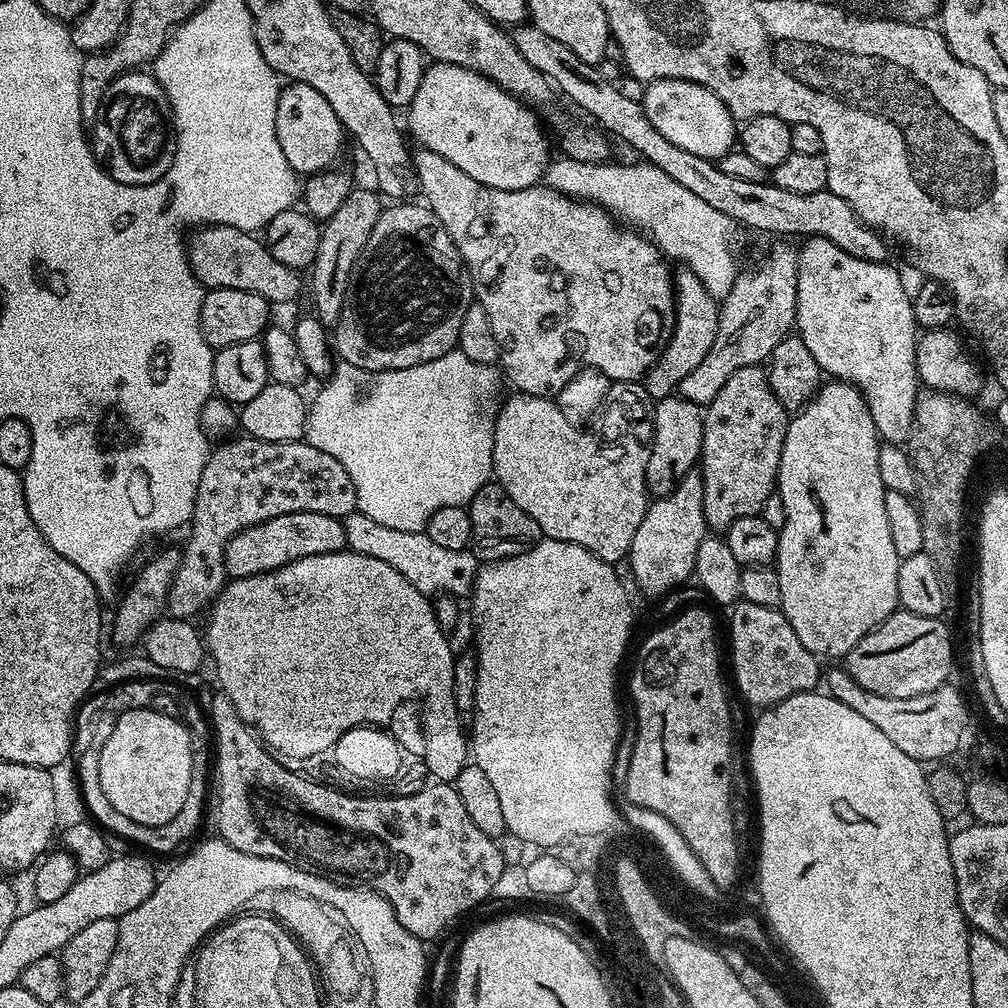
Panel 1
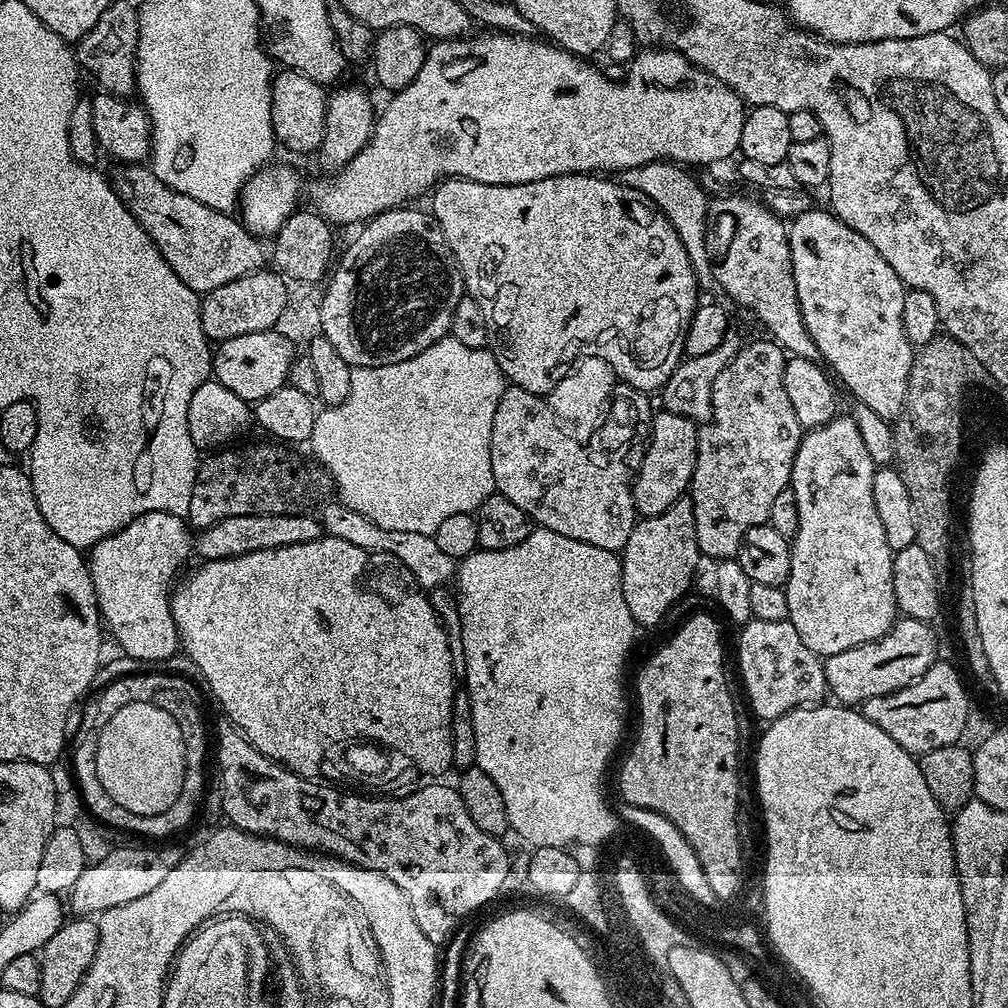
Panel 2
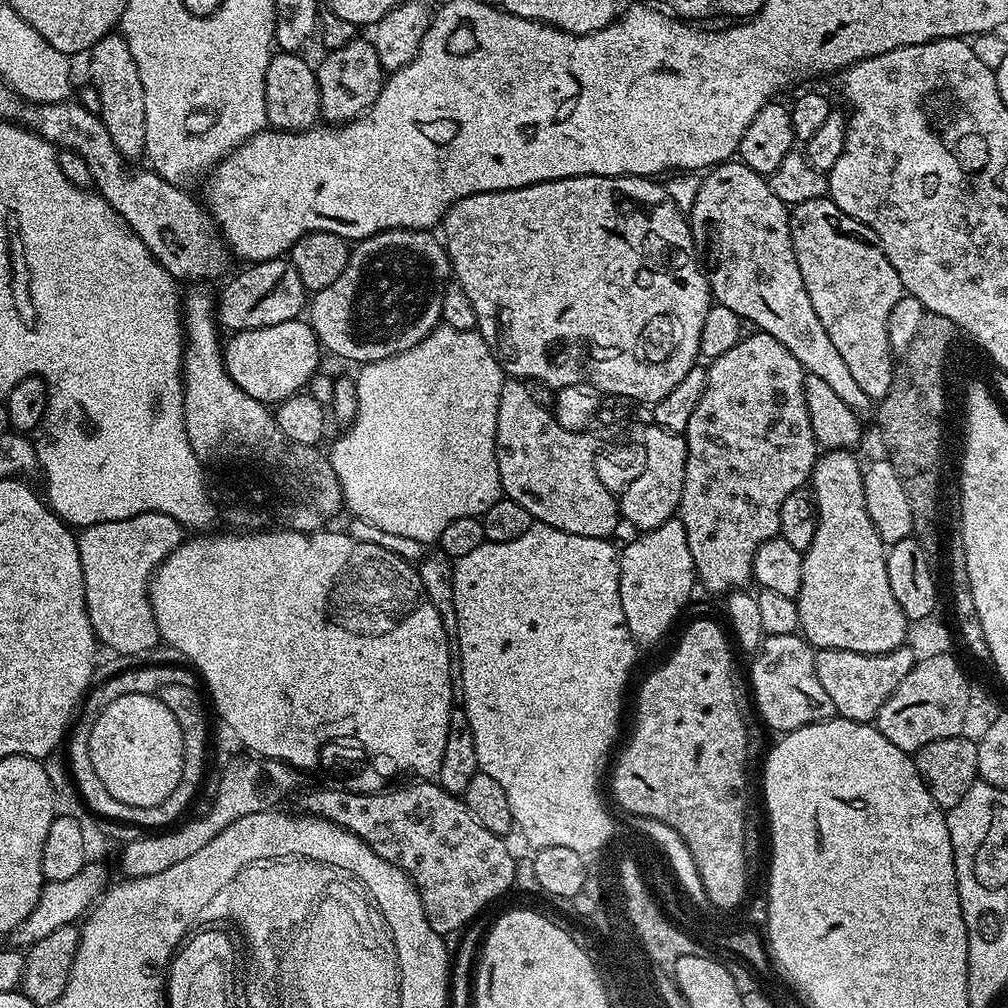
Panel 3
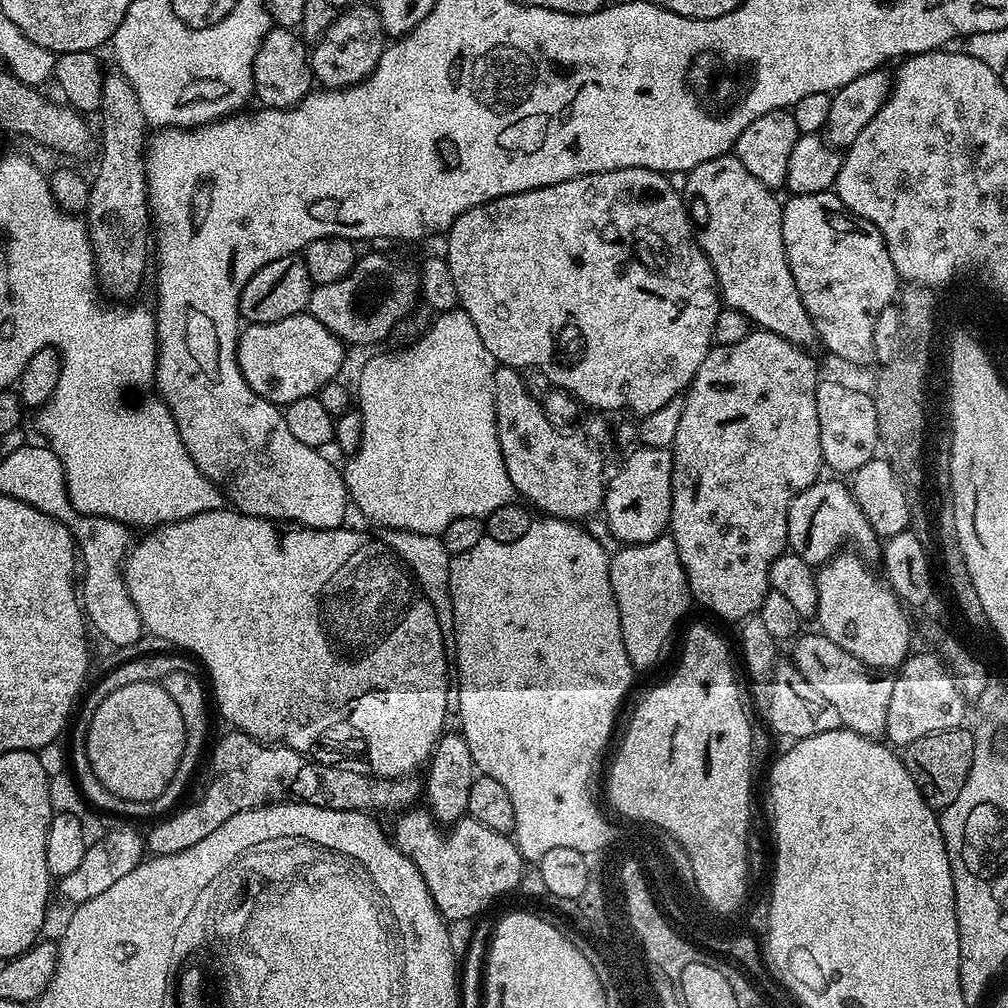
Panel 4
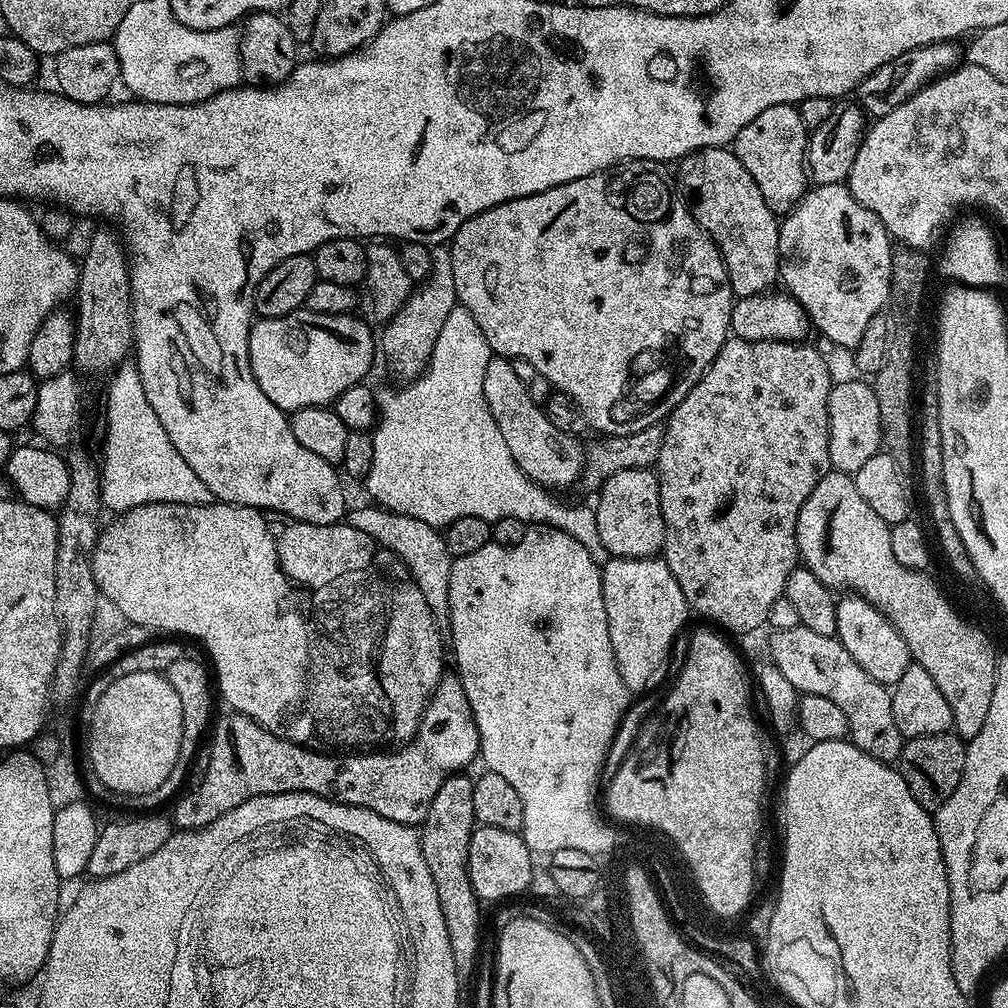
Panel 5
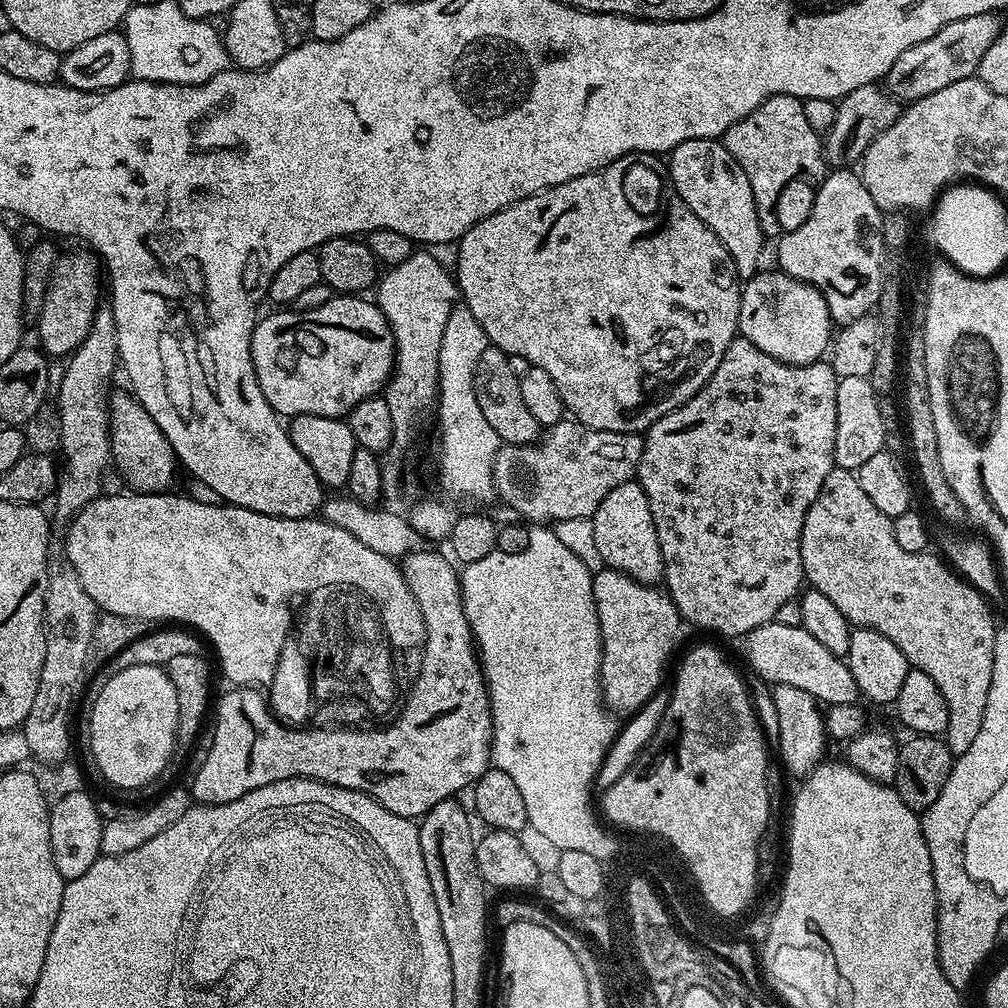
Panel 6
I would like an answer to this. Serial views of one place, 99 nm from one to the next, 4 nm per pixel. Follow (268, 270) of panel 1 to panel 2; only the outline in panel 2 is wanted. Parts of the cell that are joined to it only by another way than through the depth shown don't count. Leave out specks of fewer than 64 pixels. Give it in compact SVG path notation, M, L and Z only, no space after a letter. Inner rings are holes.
M140 162L125 163L123 166L117 167L120 169L116 173L111 173L110 183L122 198L124 205L132 211L136 221L144 227L146 234L154 242L154 246L158 246L158 250L162 254L162 258L166 258L170 270L174 270L174 274L178 274L178 278L182 278L182 282L186 282L186 286L190 286L190 290L194 290L198 294L218 290L218 286L226 286L226 282L234 282L238 278L261 271L265 267L265 245L263 248L259 244L261 241L251 231L248 233L235 220L235 215L214 210L210 206L198 202L198 198L190 198L190 194L182 194L178 190L166 186L166 182L162 182L156 177L155 171L151 167L143 168L144 166Z

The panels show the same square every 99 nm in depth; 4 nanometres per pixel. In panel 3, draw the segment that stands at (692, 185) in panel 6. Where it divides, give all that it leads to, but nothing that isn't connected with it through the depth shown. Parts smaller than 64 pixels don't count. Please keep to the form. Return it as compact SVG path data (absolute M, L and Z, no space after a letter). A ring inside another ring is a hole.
M733 158L723 164L717 164L715 168L711 169L700 181L698 198L694 198L694 206L690 213L692 241L696 244L696 251L708 278L708 291L711 292L715 303L726 306L726 310L734 310L734 314L738 314L741 321L748 323L749 320L753 324L751 326L753 329L778 338L778 342L782 342L782 346L786 346L786 350L790 350L790 354L794 354L794 358L798 358L798 362L804 367L807 375L817 376L822 378L822 382L827 382L830 385L830 390L834 390L834 394L838 394L838 398L842 398L842 402L846 402L846 406L850 406L857 416L867 418L870 415L871 417L874 412L872 397L866 394L866 390L862 390L862 386L858 386L858 382L854 382L854 378L850 375L850 369L846 367L846 361L843 360L842 354L838 354L838 349L834 347L834 342L830 342L830 334L826 334L826 330L822 327L822 322L818 322L818 314L814 314L810 294L806 294L806 286L802 282L802 270L798 270L798 258L794 254L792 235L790 234L789 215L789 205L780 201L778 194L774 194L774 190L770 190L767 179L761 173L750 170L750 166L746 166L739 159Z

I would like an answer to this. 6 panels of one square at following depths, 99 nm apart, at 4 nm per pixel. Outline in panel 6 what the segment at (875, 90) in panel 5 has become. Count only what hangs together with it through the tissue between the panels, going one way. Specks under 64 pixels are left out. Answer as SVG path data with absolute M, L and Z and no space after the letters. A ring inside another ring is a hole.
M994 12L976 14L974 18L958 18L958 22L942 26L934 38L926 38L926 42L918 42L918 46L910 46L910 50L904 51L894 66L890 66L886 77L888 95L901 102L911 102L922 99L926 94L934 94L934 90L943 90L953 82L973 79L983 54L1000 34L1000 18Z

